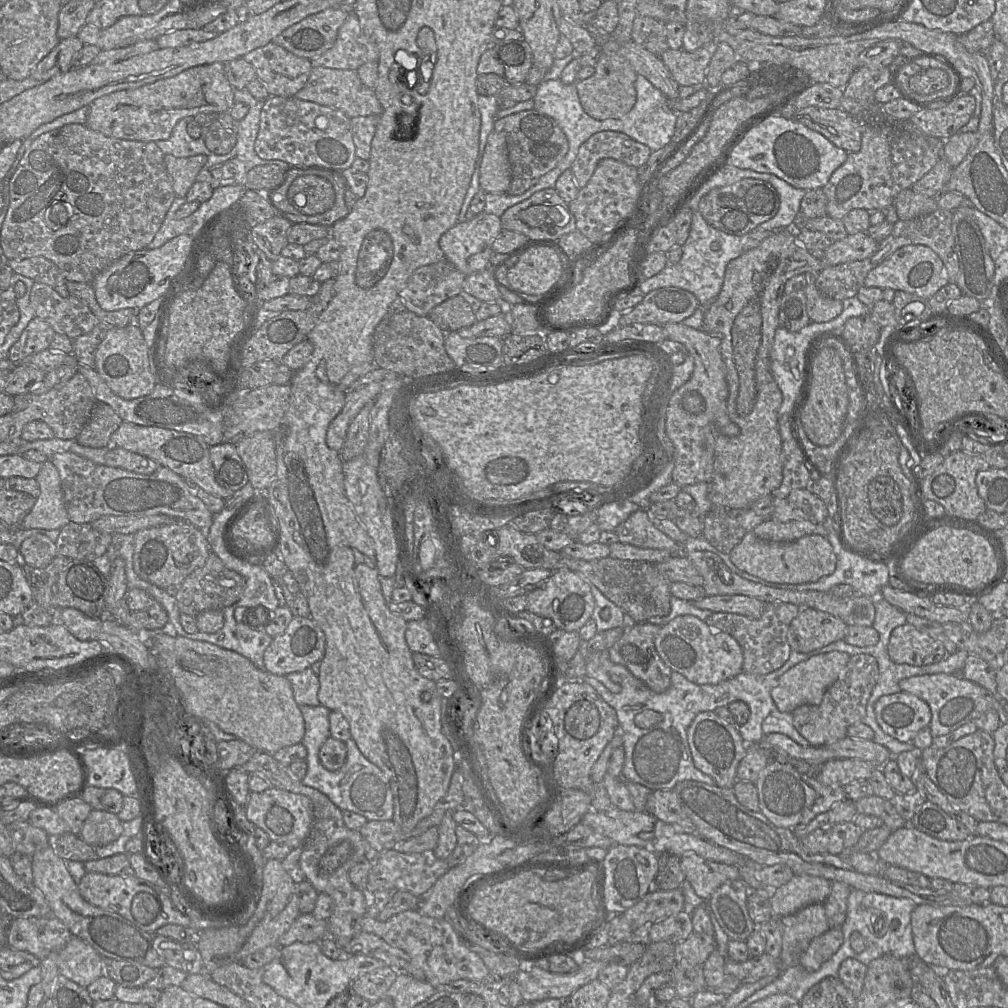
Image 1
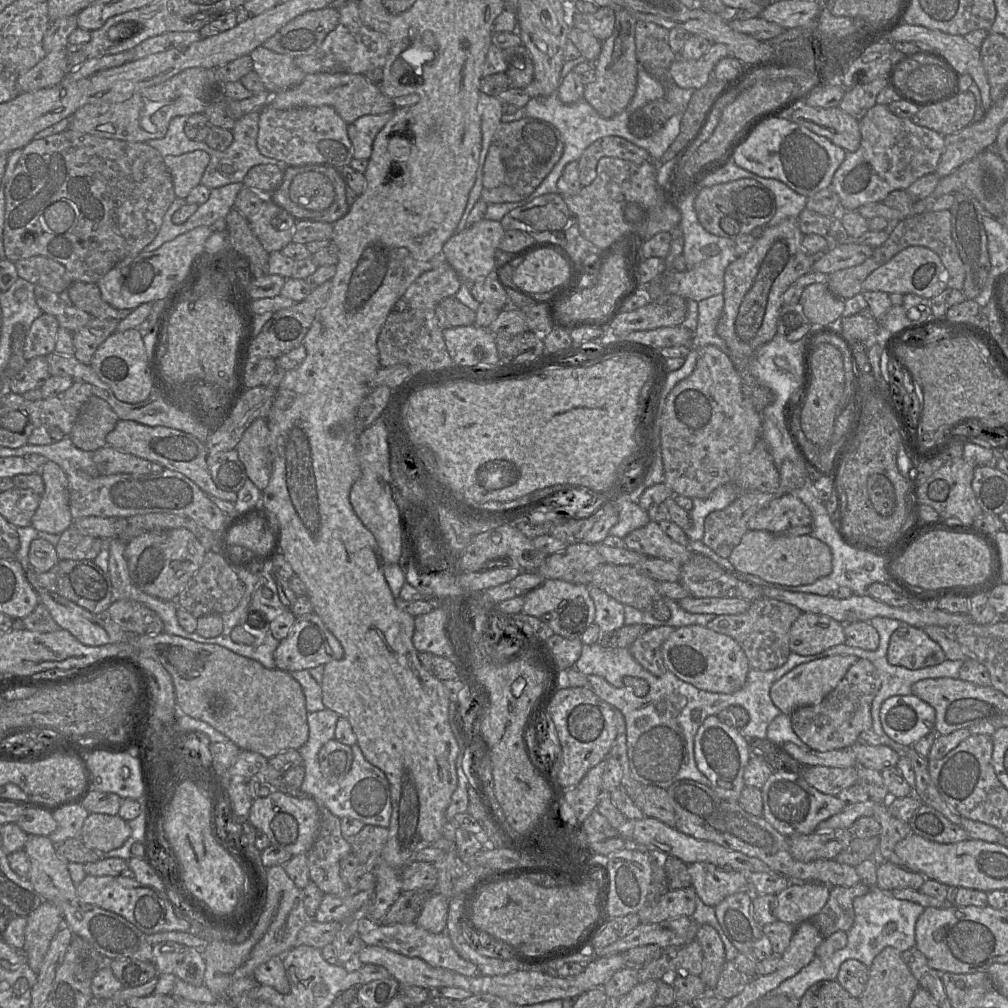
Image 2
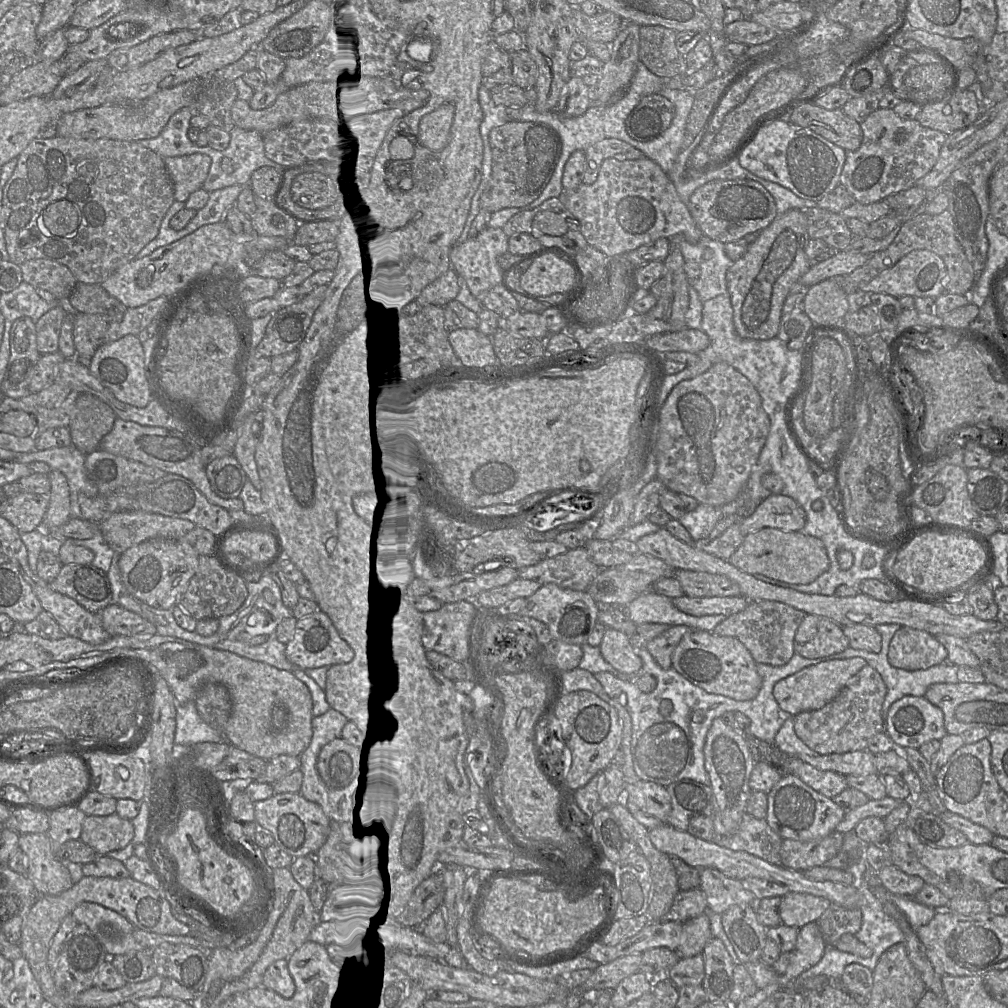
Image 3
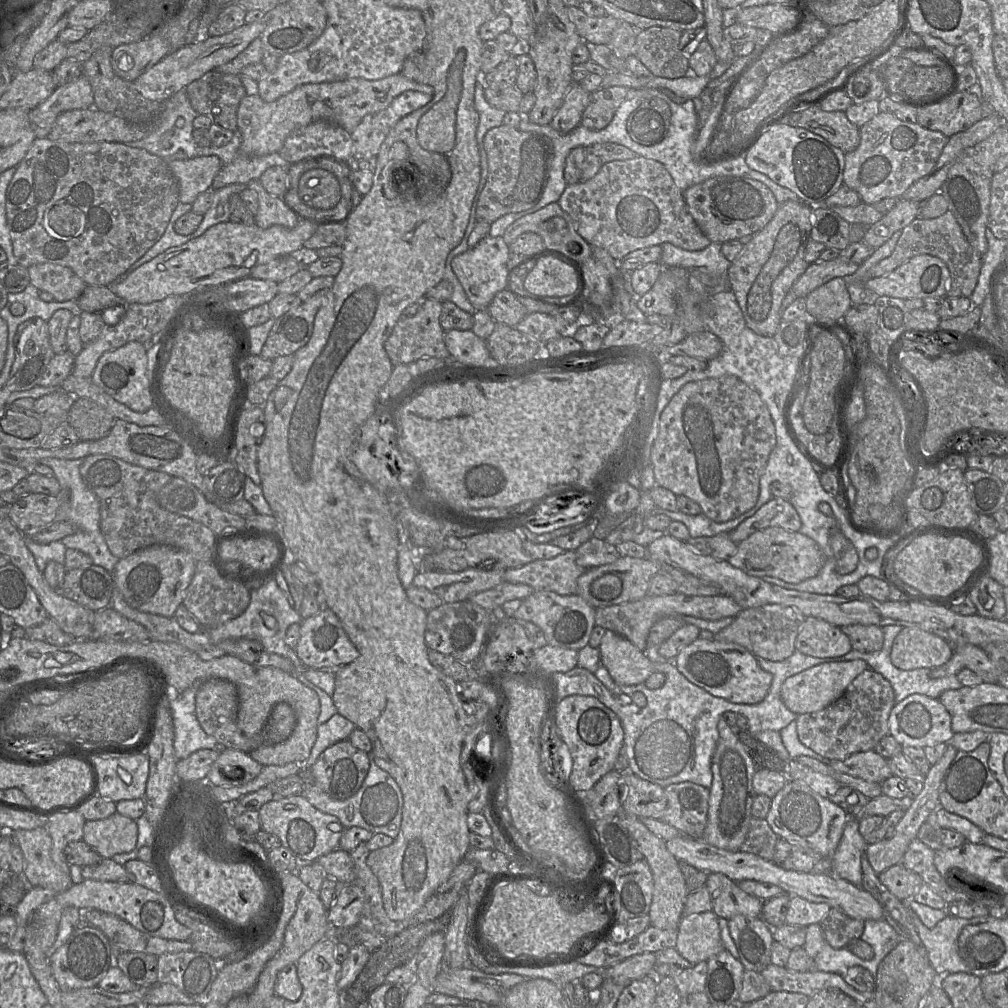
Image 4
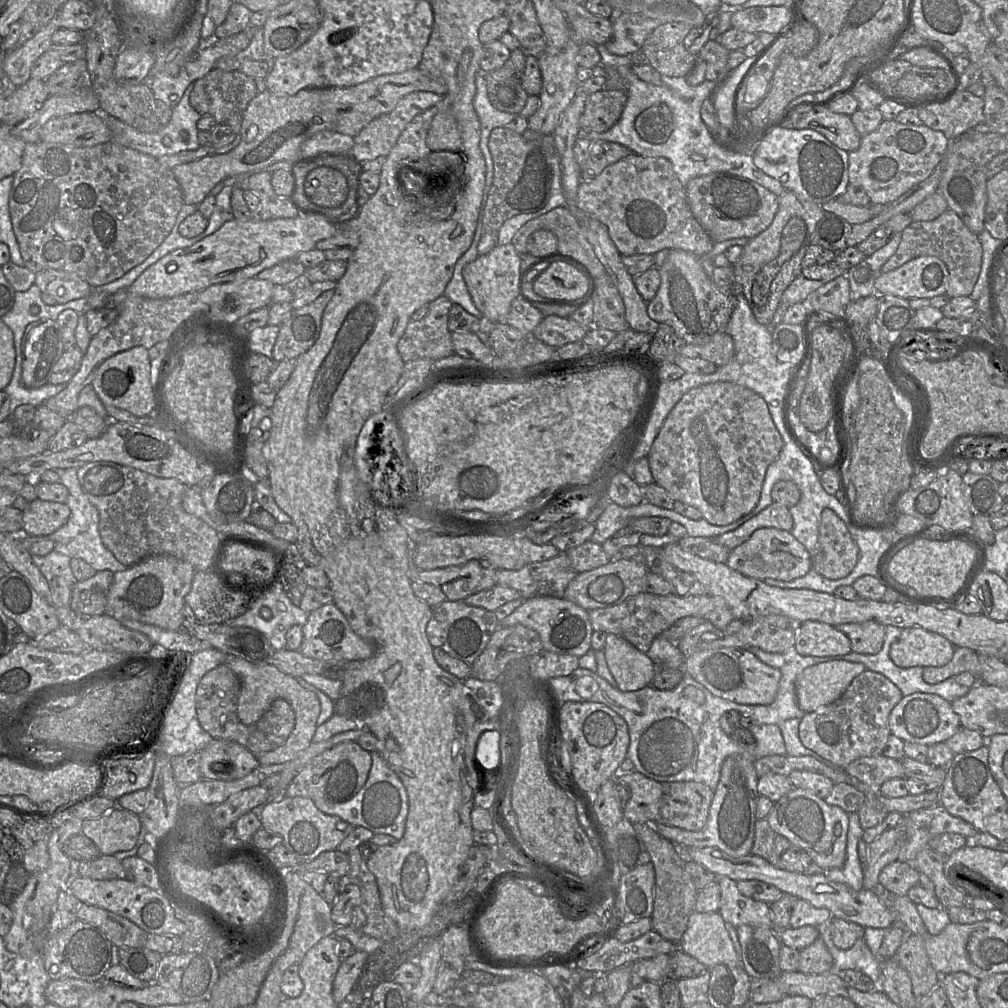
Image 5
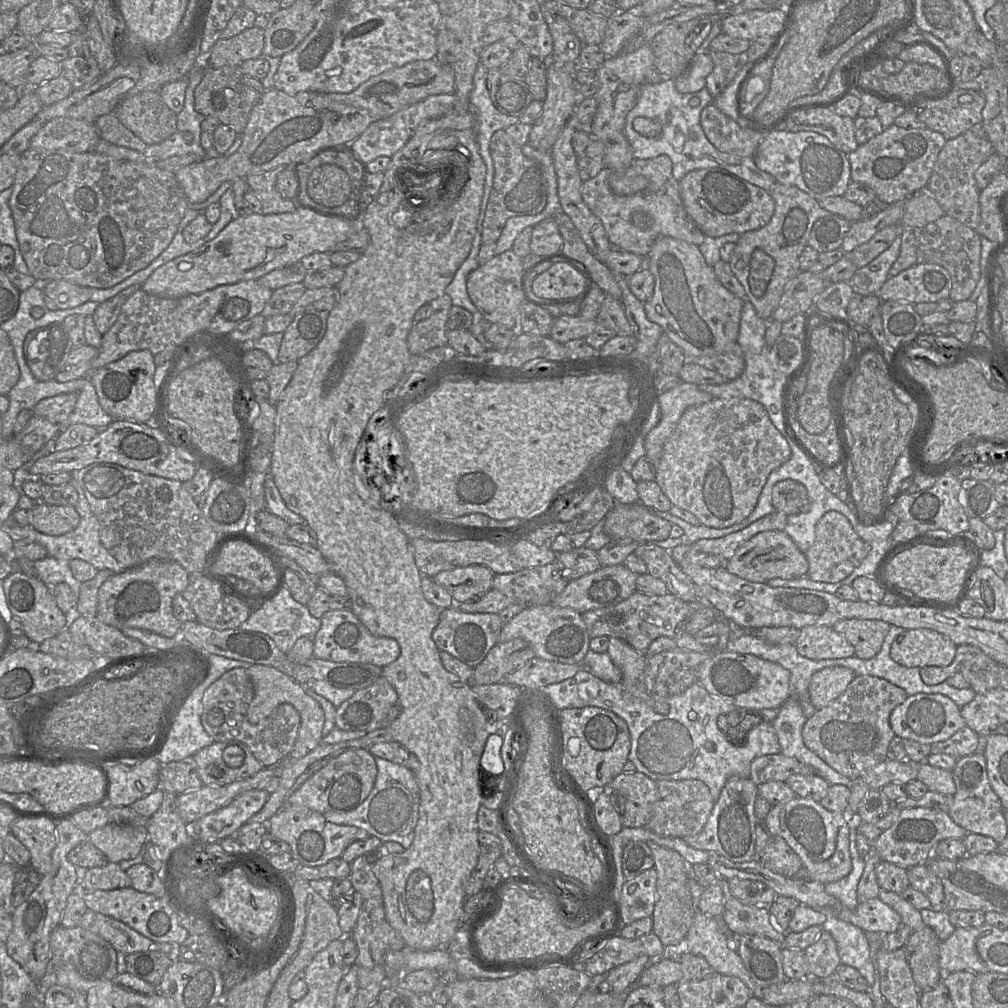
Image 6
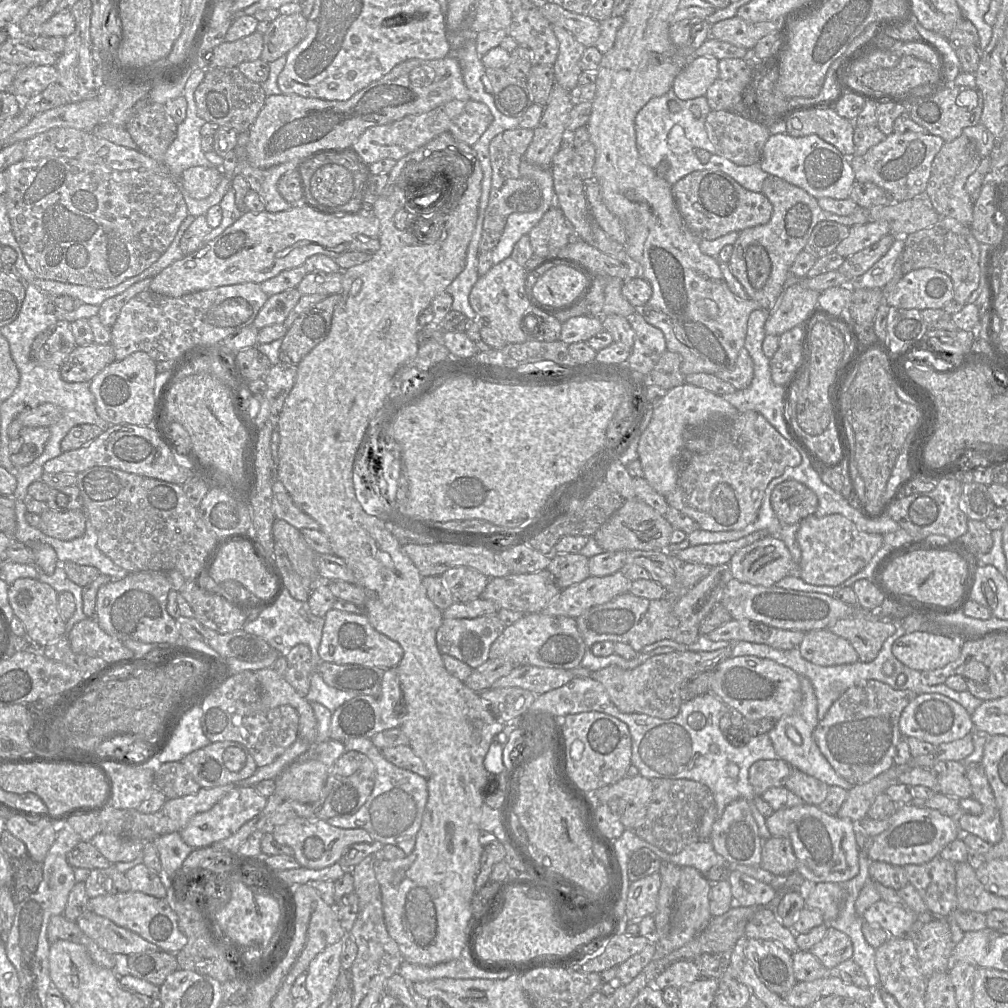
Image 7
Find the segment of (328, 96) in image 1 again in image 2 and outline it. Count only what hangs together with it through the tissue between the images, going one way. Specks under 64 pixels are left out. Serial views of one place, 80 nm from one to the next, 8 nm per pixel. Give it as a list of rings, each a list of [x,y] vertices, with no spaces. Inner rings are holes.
[[[315,73],[306,75],[299,85],[272,95],[268,105],[280,110],[330,106],[349,125],[362,116],[394,112],[397,108],[415,105],[419,100],[420,97],[416,94],[391,99],[381,91],[378,84],[363,74]]]

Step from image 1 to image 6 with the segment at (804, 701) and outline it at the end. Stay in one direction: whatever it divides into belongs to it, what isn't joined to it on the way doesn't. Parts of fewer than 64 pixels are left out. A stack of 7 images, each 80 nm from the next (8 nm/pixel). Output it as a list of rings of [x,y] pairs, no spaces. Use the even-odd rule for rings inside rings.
[[[845,666],[825,667],[817,671],[809,684],[811,703],[817,710],[826,707],[844,693],[856,676]]]

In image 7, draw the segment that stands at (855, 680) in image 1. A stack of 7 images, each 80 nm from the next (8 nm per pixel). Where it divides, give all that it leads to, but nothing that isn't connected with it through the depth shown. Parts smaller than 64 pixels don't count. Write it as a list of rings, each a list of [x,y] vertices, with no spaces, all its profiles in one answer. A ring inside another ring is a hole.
[[[878,680],[857,681],[831,705],[825,717],[818,722],[813,738],[839,776],[853,786],[867,783],[894,765],[896,746],[903,738],[899,719],[903,709],[917,695],[912,690],[895,690]]]

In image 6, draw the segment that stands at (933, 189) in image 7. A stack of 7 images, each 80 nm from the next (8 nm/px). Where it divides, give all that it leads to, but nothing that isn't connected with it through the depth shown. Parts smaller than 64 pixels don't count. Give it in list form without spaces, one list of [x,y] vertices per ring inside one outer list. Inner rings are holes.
[[[970,130],[948,139],[938,154],[927,190],[935,197],[944,213],[957,219],[967,227],[976,229],[980,223],[980,189],[974,174],[979,166],[994,153],[987,138],[981,138]]]

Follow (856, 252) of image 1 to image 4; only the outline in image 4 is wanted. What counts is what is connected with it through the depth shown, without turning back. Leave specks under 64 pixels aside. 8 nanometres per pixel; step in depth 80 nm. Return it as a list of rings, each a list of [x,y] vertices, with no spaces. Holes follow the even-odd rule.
[[[839,256],[830,261],[811,263],[792,285],[791,291],[797,297],[806,297],[814,289],[833,278],[854,274],[859,266],[859,264],[853,262],[845,262]]]

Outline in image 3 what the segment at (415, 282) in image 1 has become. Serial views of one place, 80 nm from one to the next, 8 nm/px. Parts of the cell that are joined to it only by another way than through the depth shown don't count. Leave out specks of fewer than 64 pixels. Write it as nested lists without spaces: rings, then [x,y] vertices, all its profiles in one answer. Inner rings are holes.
[[[453,268],[448,269],[439,278],[419,291],[414,298],[417,305],[445,306],[455,300],[459,293],[458,274]]]

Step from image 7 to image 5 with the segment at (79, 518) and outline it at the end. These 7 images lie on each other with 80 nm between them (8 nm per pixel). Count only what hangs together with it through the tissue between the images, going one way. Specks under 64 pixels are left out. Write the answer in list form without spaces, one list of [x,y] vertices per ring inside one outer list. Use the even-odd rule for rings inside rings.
[[[37,498],[29,502],[22,513],[25,535],[48,536],[68,521],[71,511],[66,503]]]

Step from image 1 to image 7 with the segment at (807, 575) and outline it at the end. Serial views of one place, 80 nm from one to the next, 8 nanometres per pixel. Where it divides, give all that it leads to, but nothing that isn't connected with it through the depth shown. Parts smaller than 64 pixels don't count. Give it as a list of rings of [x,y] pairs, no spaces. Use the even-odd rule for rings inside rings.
[[[768,535],[738,550],[728,563],[733,578],[740,582],[764,587],[775,586],[784,577],[796,574],[796,565],[785,543]]]

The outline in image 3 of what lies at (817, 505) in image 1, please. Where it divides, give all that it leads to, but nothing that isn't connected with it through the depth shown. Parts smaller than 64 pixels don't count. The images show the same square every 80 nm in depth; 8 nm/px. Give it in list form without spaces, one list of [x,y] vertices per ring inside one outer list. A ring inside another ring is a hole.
[[[771,494],[766,497],[740,527],[746,535],[762,528],[777,528],[784,532],[802,531],[806,513],[801,505],[787,495]]]

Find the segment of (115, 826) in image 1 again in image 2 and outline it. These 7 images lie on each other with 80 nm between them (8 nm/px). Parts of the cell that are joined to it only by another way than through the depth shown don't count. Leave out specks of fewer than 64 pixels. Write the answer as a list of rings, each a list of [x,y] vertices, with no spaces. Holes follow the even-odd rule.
[[[89,813],[85,819],[80,839],[96,852],[109,852],[120,848],[131,835],[128,822],[119,815]]]

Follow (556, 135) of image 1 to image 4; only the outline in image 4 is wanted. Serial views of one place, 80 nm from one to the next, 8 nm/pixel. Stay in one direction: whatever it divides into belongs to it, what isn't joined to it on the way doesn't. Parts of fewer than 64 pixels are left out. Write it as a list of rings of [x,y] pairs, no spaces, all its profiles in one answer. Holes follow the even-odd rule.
[[[502,124],[486,133],[484,148],[488,158],[488,177],[478,200],[476,222],[485,220],[491,224],[505,214],[535,207],[544,197],[550,182],[550,138]]]

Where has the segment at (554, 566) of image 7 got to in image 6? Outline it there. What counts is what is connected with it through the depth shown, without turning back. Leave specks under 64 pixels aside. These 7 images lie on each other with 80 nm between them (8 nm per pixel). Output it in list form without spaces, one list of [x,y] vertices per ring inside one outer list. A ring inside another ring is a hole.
[[[585,546],[556,554],[556,562],[568,581],[592,573],[601,567],[597,551]]]

